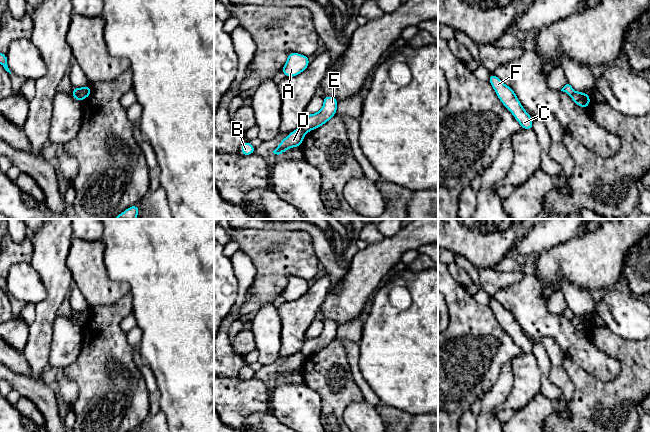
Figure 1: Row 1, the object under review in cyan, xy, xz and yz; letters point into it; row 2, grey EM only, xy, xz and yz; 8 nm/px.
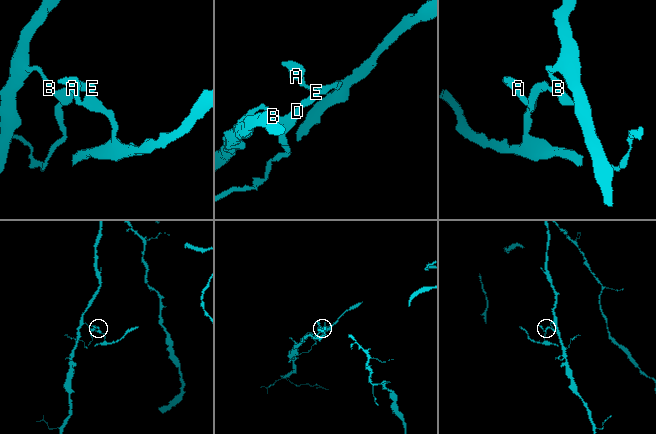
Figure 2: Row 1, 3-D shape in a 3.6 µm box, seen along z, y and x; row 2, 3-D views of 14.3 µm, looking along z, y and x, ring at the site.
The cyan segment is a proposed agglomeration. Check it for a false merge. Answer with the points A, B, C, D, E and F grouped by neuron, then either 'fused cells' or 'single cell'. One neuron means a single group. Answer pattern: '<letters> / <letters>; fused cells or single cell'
A C E F / B D; fused cells

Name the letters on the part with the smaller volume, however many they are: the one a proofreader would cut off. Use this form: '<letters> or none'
A, C, E, F

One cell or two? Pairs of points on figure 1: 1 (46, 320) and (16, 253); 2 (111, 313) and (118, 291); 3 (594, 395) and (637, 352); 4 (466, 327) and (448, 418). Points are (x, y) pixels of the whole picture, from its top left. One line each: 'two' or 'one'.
1: two
2: two
3: one
4: one

